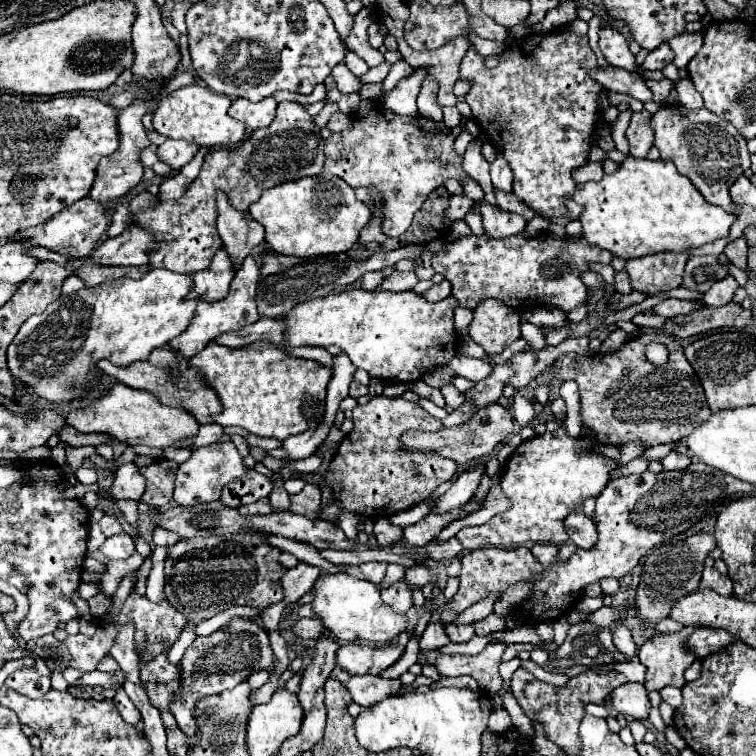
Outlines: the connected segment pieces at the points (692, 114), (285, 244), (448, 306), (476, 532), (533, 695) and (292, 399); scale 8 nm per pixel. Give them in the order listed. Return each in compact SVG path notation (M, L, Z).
M661 105L651 117L651 129L655 133L653 145L661 151L661 159L673 161L677 171L689 177L711 205L719 205L727 213L737 213L737 205L729 197L729 185L751 167L751 161L747 141L741 139L729 121L705 107L691 111L683 105Z
M303 177L271 187L255 201L249 213L265 227L265 241L281 255L317 257L345 253L357 243L359 231L369 223L371 211L339 177Z
M349 289L339 295L329 295L323 299L313 299L307 303L301 303L289 311L283 321L287 327L287 341L291 347L301 345L315 345L315 347L329 347L337 345L341 347L355 367L365 369L371 377L379 377L385 381L397 383L411 383L423 377L425 371L437 365L447 365L457 355L459 337L453 327L453 313L459 307L459 301L455 297L447 297L437 303L429 303L423 299L423 295L417 295L413 291L401 291L401 293L387 293L387 291L363 291L363 289Z
M555 419L547 421L547 431L543 435L537 435L529 441L523 441L517 447L517 453L511 455L509 465L503 469L501 473L501 485L505 495L511 499L513 507L509 511L503 511L499 515L495 515L489 523L479 525L479 527L467 527L461 529L457 533L457 539L461 541L461 545L467 551L475 551L475 549L485 549L485 547L495 547L495 549L517 549L525 543L555 543L555 545L563 545L569 541L569 535L563 527L565 517L571 511L581 511L583 501L587 497L597 497L603 487L609 483L611 471L617 469L619 463L615 459L609 459L601 453L595 451L577 451L577 439L569 437L565 431L565 423L557 423Z
M601 649L599 655L595 657L595 663L587 671L569 679L561 687L547 685L547 683L535 679L529 671L519 667L511 677L511 689L513 689L513 695L517 697L521 709L525 711L525 715L531 719L531 723L543 725L545 737L549 741L555 741L561 749L571 749L571 753L577 755L577 753L581 753L579 723L581 723L581 717L585 717L583 707L587 703L603 705L613 689L628 681L623 674L617 671L603 671L603 665L611 665L611 663L615 663L615 657L611 653L607 653L605 649Z
M255 341L247 347L241 349L229 349L219 343L209 343L201 353L197 353L191 361L191 365L197 365L205 377L209 387L213 387L223 403L223 413L215 415L215 423L223 427L239 425L249 429L253 435L261 437L277 437L285 439L297 433L303 433L315 425L321 423L323 411L325 411L325 393L327 393L327 383L331 379L331 369L309 359L297 359L283 349L275 347L269 341Z

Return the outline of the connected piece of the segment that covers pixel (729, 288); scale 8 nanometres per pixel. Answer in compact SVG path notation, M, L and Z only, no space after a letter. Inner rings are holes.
M729 275L729 277L725 277L723 281L717 281L717 283L703 295L703 303L709 305L709 307L727 305L727 303L733 299L737 287L739 287L737 281Z

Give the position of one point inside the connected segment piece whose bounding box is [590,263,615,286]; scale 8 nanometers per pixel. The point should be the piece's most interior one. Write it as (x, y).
(607, 272)

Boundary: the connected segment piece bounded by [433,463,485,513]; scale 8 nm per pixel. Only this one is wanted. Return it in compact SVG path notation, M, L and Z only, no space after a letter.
M481 463L479 467L469 467L469 469L465 469L465 471L453 481L453 487L451 487L445 495L441 495L441 499L439 499L439 503L435 505L433 513L447 513L449 509L455 509L455 507L459 507L459 505L465 505L465 503L473 497L473 493L477 491L483 475L485 475L485 463Z

